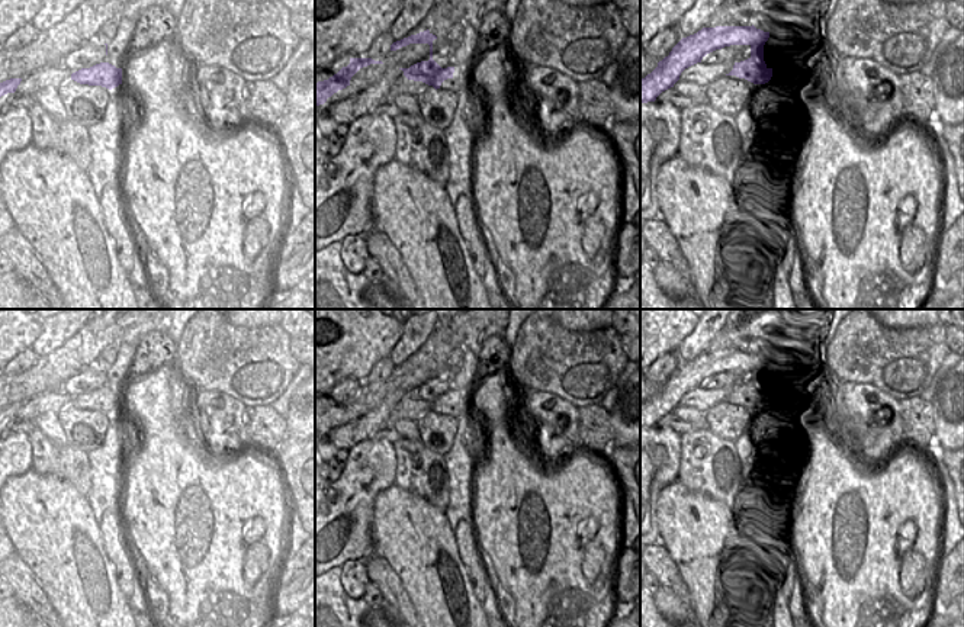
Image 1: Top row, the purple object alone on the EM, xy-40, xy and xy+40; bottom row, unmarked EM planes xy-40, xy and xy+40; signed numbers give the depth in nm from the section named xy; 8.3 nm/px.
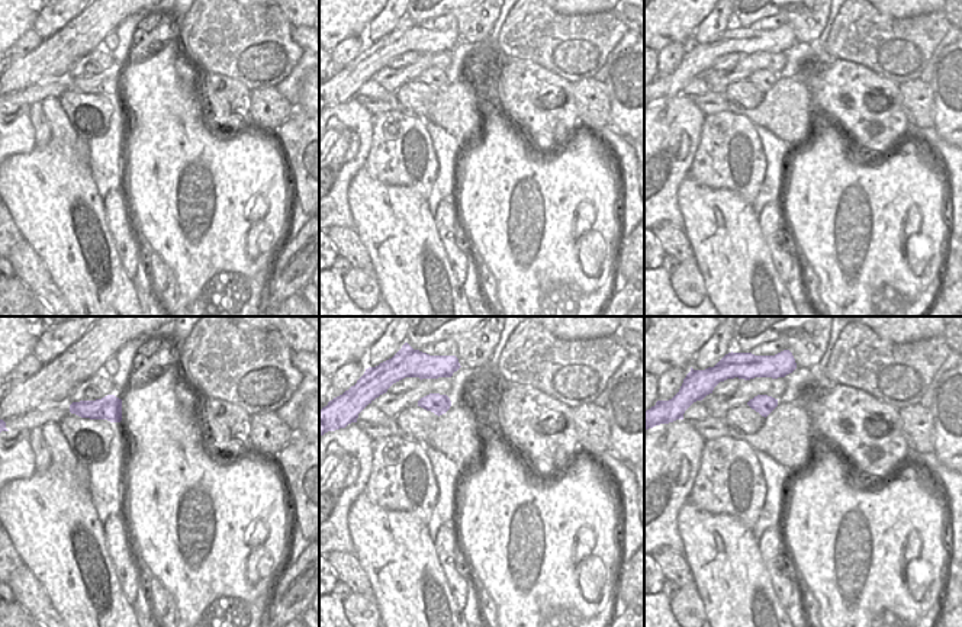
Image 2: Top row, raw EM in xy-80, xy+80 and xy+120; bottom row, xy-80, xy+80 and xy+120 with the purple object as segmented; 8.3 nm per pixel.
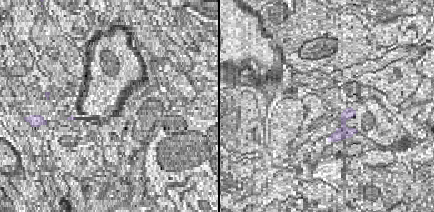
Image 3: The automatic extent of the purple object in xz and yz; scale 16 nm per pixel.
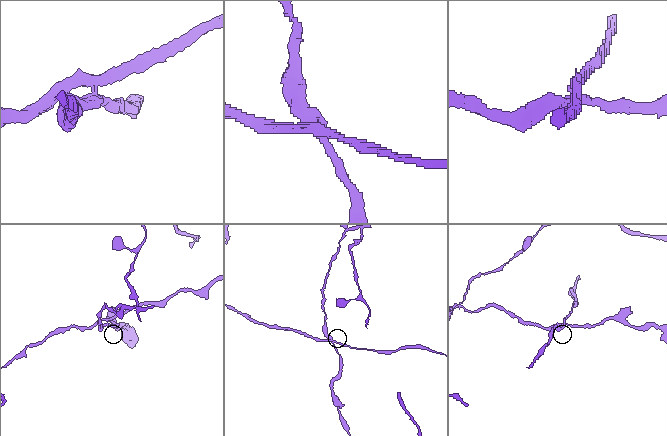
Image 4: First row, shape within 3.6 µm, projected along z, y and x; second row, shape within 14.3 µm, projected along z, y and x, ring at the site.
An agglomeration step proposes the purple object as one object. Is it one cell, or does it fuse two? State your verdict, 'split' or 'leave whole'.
split

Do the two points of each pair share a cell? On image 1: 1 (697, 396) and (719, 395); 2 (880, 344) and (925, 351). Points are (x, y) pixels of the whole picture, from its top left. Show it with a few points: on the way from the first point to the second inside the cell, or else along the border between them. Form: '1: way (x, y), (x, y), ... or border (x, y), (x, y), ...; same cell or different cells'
1: way (703, 396), (713, 396); same cell
2: way (892, 351), (913, 351); same cell

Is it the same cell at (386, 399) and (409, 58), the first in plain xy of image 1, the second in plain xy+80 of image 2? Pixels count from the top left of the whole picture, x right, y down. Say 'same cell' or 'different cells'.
different cells

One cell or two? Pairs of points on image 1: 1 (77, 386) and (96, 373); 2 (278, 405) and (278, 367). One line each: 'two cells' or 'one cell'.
1: one cell
2: two cells

